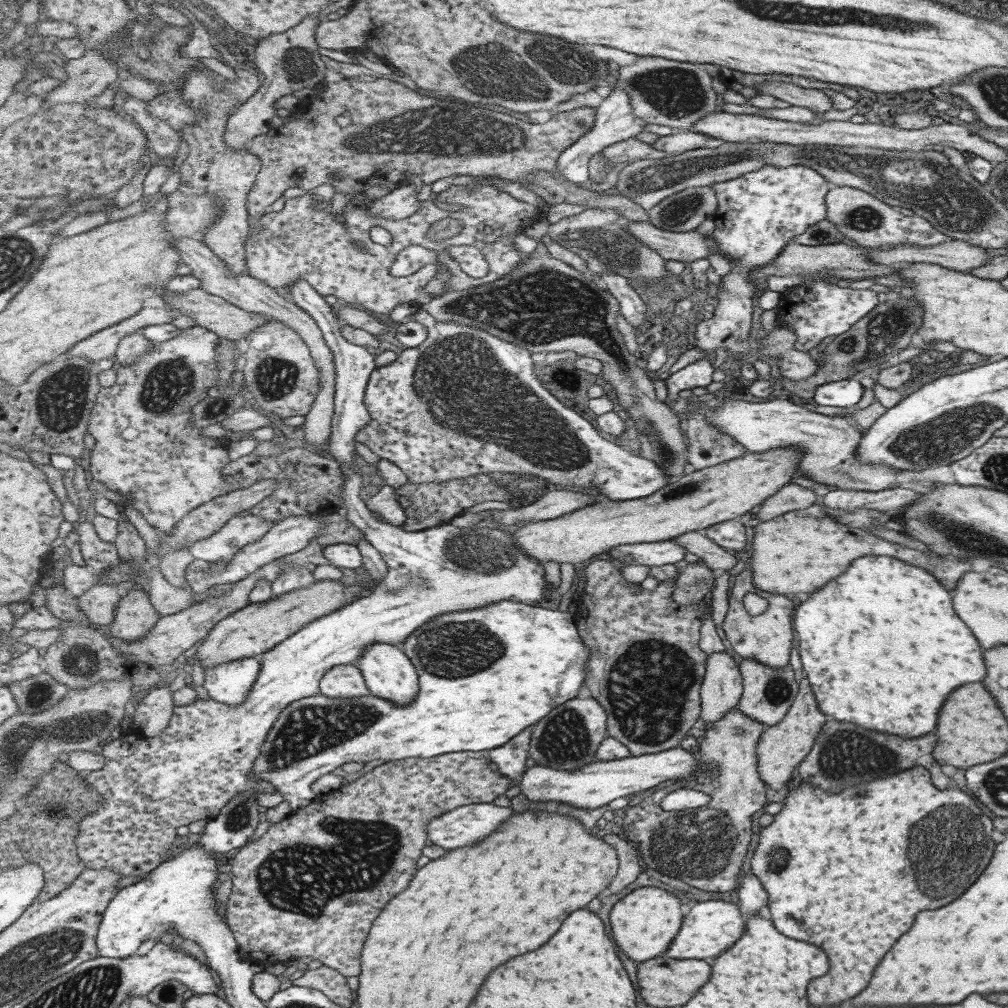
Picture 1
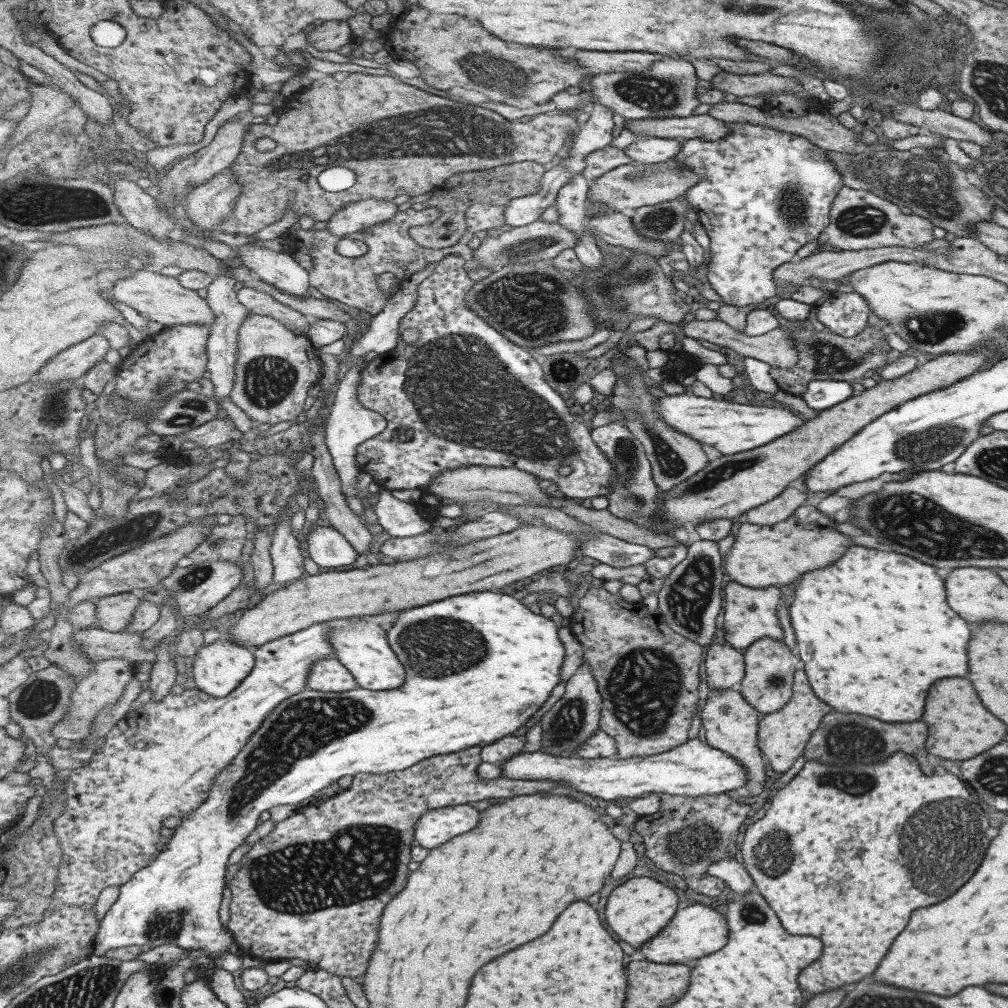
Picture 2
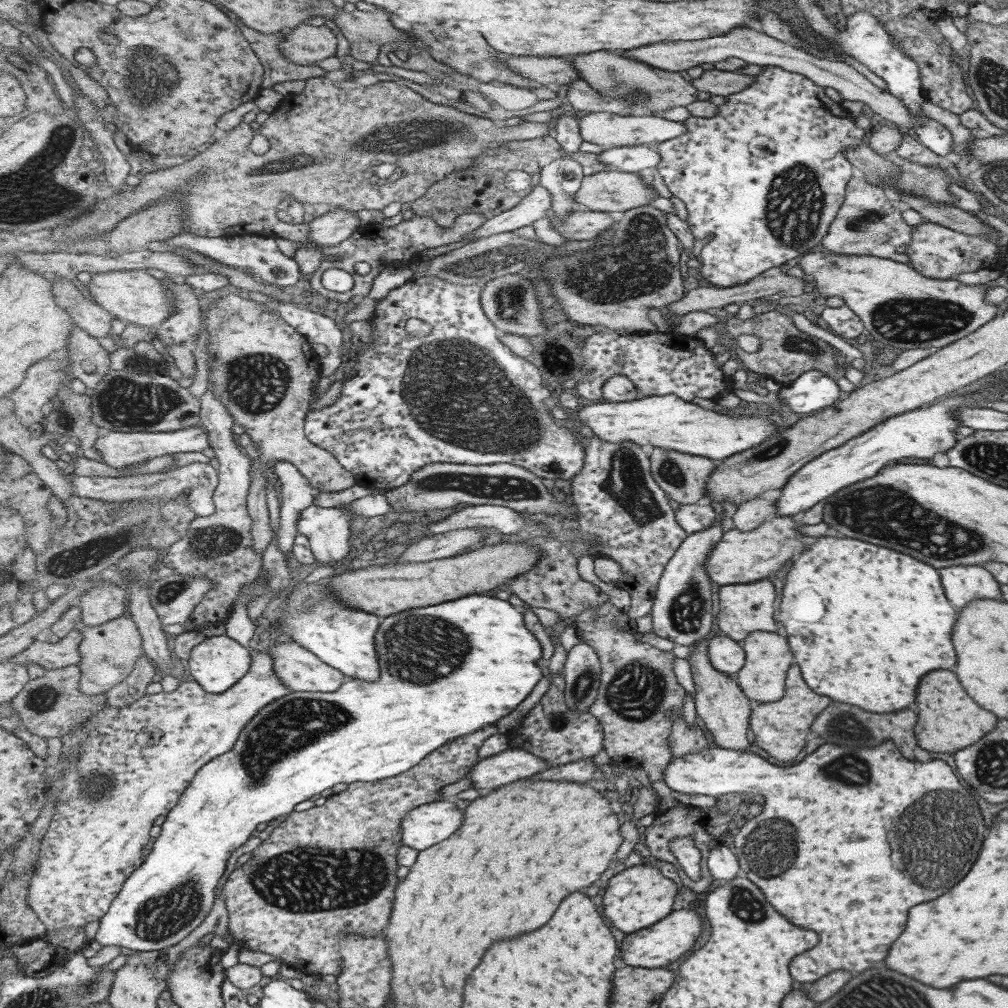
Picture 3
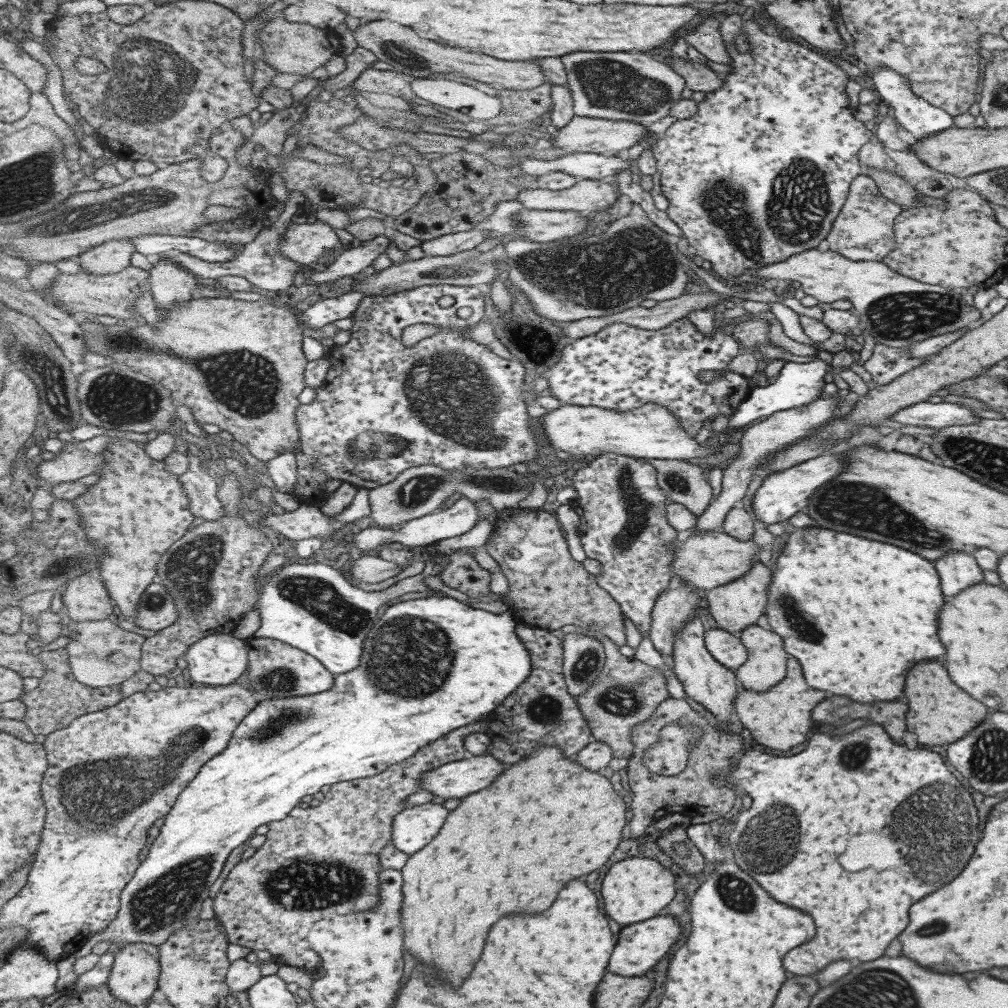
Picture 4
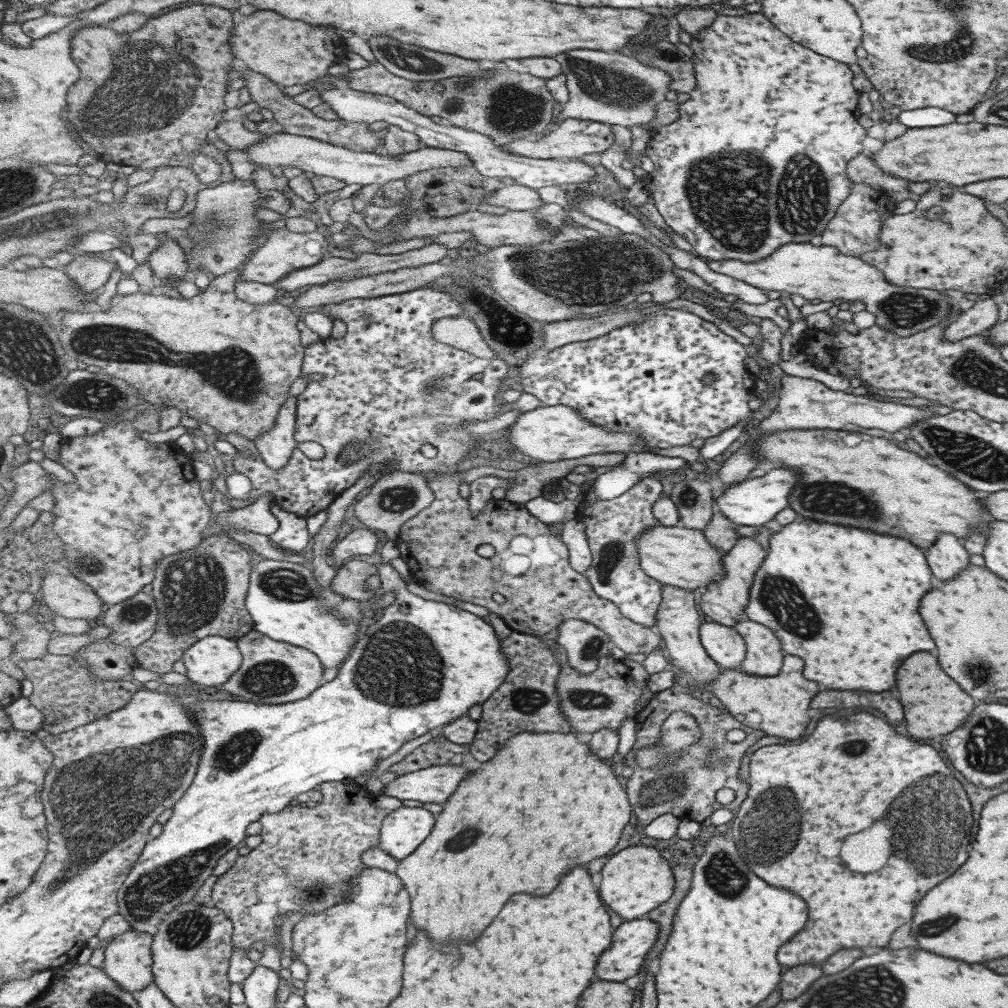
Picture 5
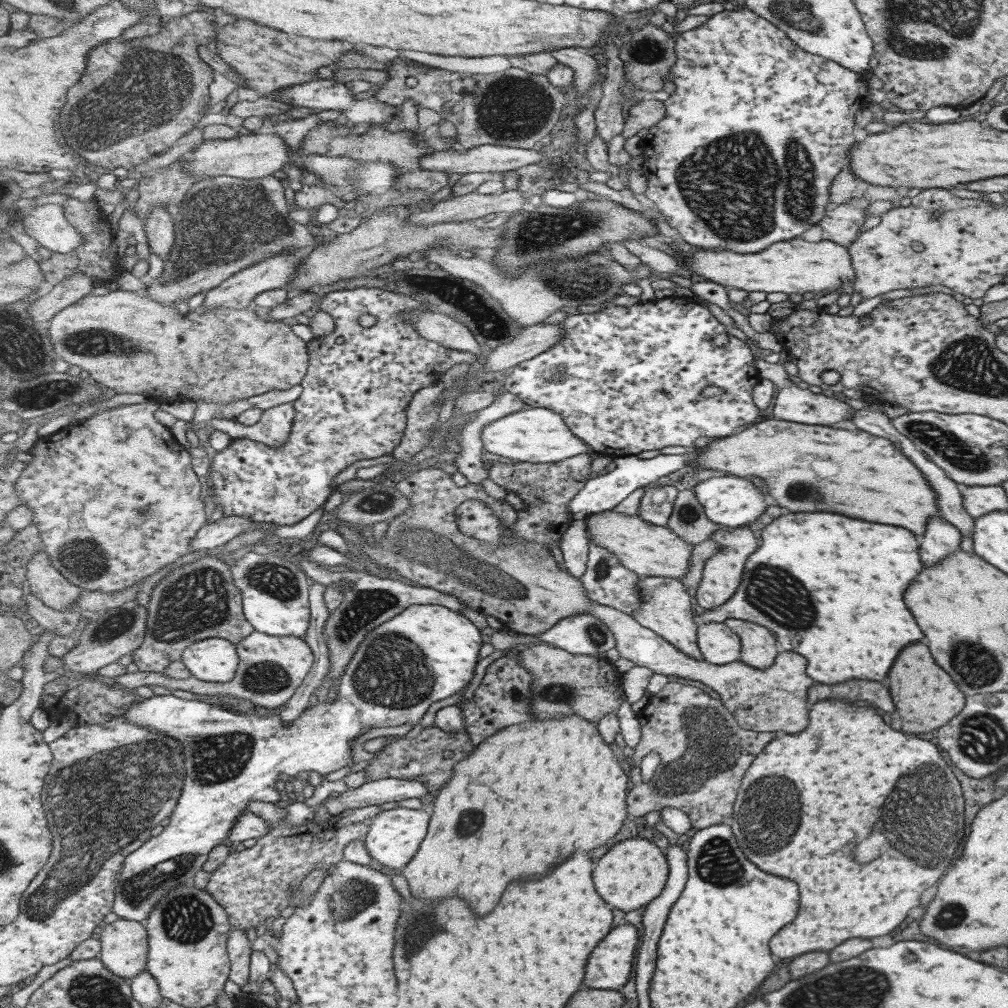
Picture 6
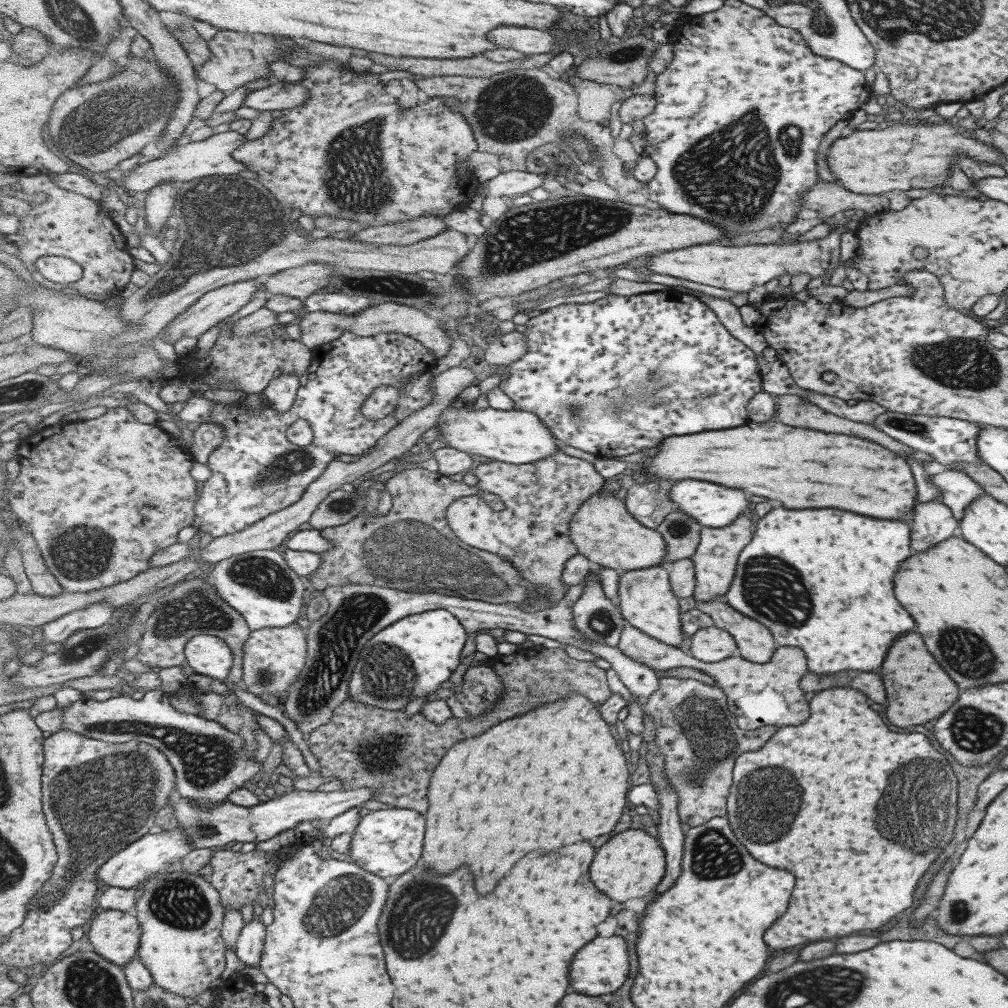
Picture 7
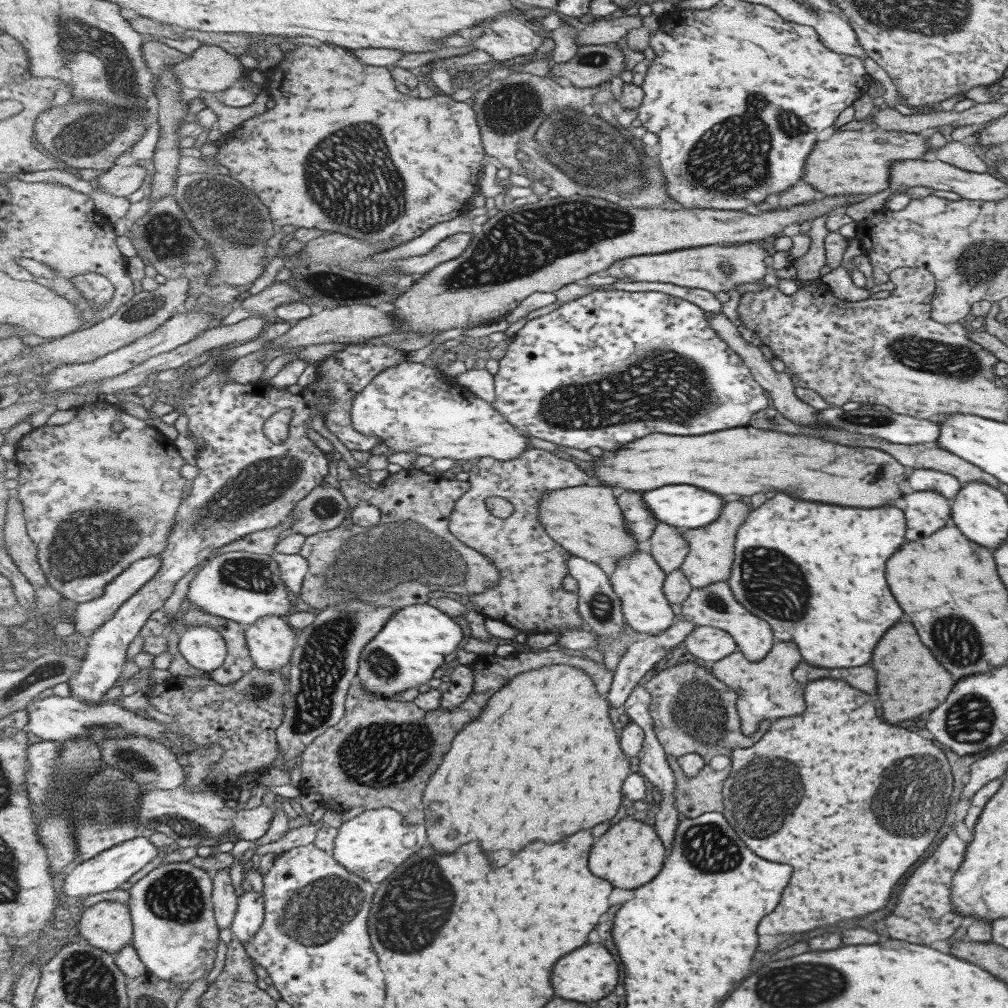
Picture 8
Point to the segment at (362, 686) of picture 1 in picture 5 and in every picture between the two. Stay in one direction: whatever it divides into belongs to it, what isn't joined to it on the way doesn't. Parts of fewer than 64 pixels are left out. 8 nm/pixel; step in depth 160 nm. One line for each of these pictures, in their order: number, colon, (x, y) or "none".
2: (330, 675)
3: (301, 670)
4: (277, 670)
5: (273, 672)

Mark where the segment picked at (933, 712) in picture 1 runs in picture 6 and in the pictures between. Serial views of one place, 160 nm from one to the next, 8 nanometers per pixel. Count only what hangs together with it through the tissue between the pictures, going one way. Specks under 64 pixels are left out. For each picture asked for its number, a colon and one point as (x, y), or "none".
2: (873, 632)
3: (877, 620)
4: (857, 614)
5: (844, 600)
6: (832, 585)

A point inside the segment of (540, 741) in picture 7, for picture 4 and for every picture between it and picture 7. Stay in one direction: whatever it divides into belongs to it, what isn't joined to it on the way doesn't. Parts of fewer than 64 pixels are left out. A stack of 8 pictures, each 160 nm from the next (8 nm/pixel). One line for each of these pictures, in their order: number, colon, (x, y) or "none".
4: (512, 848)
5: (547, 803)
6: (558, 787)

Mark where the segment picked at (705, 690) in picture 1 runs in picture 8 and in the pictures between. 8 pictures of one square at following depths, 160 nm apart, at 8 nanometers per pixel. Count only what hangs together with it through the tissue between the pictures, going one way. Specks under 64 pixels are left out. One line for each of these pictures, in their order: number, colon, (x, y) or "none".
2: (724, 667)
3: (725, 655)
4: (724, 647)
5: (727, 648)
6: (719, 645)
7: (710, 645)
8: (707, 644)

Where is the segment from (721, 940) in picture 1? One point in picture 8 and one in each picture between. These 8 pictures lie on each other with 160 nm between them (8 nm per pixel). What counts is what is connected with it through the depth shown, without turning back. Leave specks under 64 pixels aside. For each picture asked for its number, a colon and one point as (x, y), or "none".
2: (696, 929)
3: (669, 939)
4: (640, 947)
5: (633, 941)
6: (613, 971)
7: (602, 967)
8: (590, 973)

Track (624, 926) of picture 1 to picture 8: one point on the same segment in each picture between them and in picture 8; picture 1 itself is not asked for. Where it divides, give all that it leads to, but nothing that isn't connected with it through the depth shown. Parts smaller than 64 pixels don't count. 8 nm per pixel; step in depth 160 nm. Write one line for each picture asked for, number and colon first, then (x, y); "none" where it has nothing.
2: (638, 910)
3: (638, 897)
4: (636, 889)
5: (636, 880)
6: (632, 875)
7: (630, 865)
8: (631, 854)

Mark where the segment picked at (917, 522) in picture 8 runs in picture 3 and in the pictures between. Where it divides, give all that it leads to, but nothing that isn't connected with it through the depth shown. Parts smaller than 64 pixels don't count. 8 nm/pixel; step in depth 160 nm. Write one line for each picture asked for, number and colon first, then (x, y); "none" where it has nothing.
3: (962, 583)
4: (956, 570)
5: (946, 557)
6: (940, 538)
7: (932, 521)

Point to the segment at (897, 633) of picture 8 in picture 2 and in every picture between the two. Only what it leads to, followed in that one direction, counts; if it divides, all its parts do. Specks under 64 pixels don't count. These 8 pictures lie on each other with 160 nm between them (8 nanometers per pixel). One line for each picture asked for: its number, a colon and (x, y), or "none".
2: (958, 727)
3: (947, 719)
4: (938, 712)
5: (933, 705)
6: (929, 699)
7: (921, 691)

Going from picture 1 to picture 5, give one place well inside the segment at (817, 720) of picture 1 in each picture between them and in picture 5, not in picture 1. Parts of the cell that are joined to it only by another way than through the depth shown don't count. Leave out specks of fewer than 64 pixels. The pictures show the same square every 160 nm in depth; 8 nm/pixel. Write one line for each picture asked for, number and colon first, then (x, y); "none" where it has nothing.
2: (782, 736)
3: (781, 728)
4: (779, 718)
5: (777, 705)

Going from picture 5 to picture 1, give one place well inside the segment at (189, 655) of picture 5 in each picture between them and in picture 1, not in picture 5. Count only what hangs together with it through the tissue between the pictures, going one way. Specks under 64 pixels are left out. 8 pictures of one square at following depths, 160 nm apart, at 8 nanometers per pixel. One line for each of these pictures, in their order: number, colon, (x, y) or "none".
1: (231, 683)
2: (219, 668)
3: (218, 663)
4: (218, 660)

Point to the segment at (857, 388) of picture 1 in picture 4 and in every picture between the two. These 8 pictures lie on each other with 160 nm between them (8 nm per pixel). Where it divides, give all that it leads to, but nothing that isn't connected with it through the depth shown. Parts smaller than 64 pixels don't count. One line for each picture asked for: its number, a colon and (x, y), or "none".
2: (820, 394)
3: (810, 391)
4: (796, 384)

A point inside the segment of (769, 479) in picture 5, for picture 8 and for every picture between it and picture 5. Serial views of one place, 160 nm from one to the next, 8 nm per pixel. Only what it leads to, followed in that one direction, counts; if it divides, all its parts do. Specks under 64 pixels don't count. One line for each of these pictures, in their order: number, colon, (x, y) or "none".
6: (728, 500)
7: (712, 505)
8: (685, 506)

